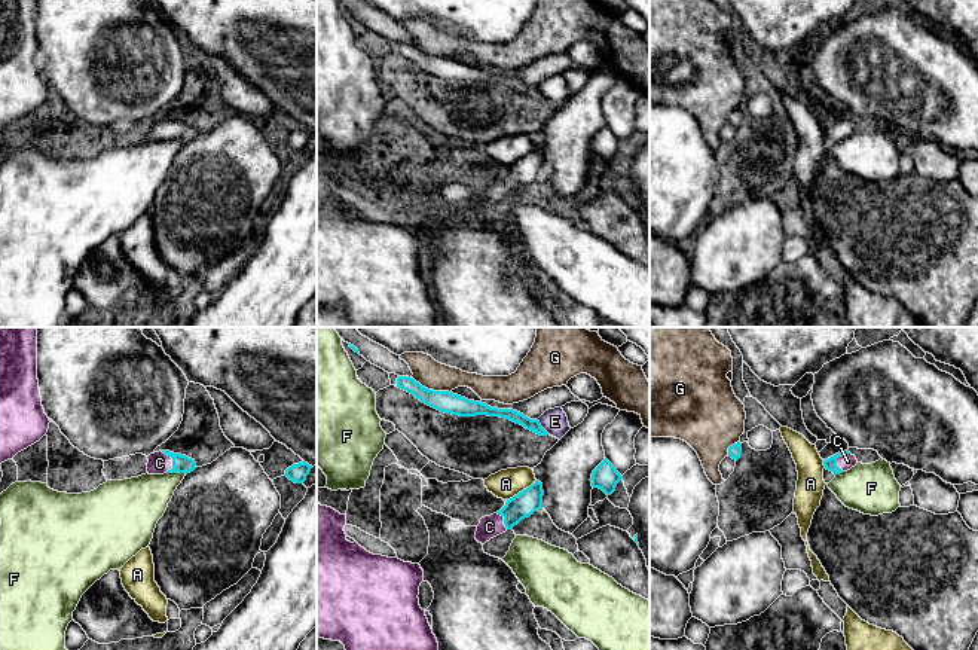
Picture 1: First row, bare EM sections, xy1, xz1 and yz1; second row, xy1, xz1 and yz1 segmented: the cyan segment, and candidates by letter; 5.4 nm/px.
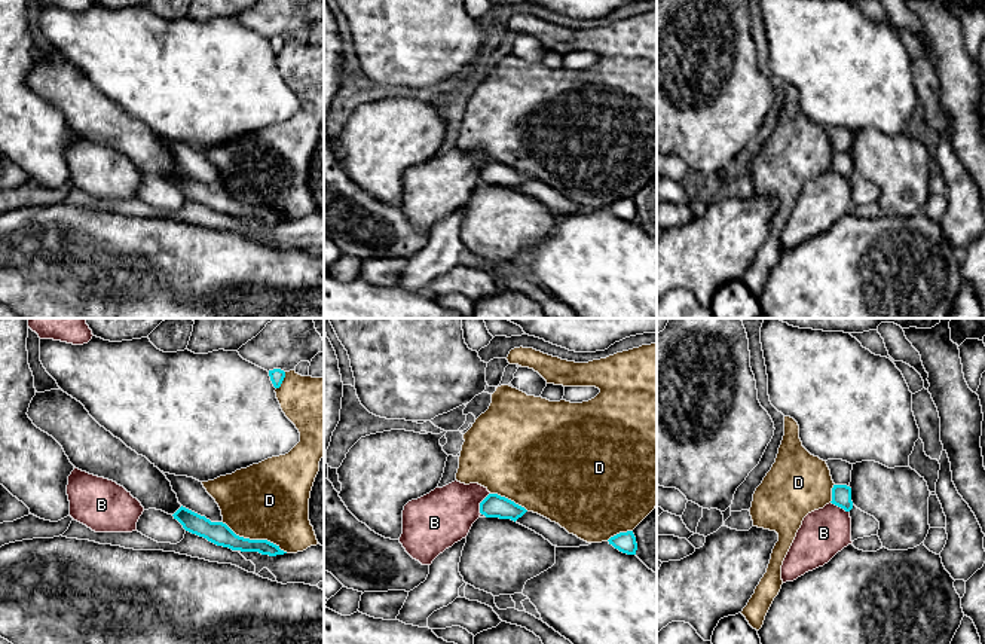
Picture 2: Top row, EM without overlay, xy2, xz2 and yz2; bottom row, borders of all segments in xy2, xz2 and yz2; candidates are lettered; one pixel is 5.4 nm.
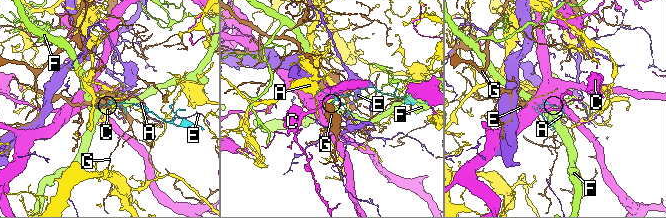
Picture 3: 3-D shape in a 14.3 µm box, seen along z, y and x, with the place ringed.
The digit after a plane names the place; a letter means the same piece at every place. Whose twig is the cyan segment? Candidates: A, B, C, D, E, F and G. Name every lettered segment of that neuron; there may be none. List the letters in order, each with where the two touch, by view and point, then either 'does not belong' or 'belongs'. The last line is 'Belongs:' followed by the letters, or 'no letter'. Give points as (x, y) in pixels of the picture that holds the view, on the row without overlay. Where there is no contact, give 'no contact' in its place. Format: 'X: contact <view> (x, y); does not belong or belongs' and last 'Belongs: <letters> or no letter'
A: contact xz1 (522, 158); does not belong
B: contact xz2 (480, 170); does not belong
C: contact xy1 (173, 127); does not belong
D: contact xy2 (254, 207); does not belong
E: contact xz1 (541, 94); does not belong
F: contact xy1 (177, 137); does not belong
G: contact xz1 (431, 57); does not belong
Belongs: no letter

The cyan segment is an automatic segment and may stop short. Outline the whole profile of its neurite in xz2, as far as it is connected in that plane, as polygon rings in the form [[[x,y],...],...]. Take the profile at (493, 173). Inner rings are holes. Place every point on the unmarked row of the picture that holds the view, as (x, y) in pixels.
[[[489,161],[480,170],[480,180],[484,181],[486,184],[511,186],[516,189],[526,178],[527,177],[524,174],[498,161]]]

